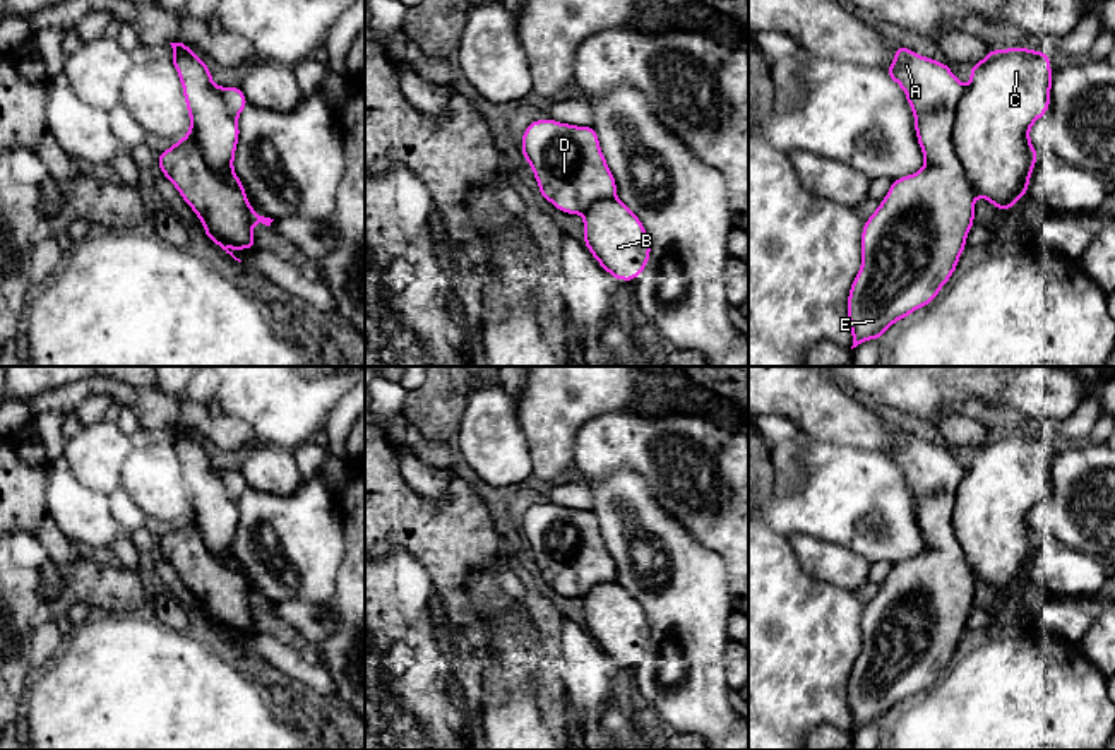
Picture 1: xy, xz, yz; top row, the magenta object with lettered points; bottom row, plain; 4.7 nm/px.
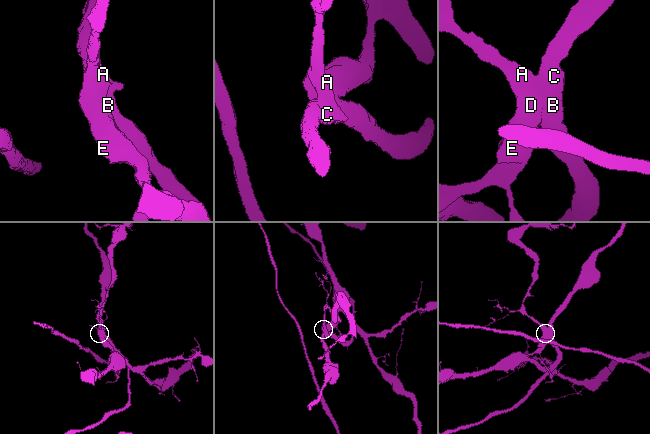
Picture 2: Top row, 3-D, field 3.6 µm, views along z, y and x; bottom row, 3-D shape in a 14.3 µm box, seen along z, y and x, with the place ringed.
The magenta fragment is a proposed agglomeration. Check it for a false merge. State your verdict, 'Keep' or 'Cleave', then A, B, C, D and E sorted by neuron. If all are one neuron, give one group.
Keep. Groups: A B C D E

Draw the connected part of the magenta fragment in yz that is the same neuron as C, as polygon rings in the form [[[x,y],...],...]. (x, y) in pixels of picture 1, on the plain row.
[[[903,428],[884,454],[897,466],[915,498],[916,522],[925,550],[897,562],[862,615],[862,652],[848,678],[848,705],[853,731],[880,723],[911,695],[935,683],[954,658],[975,606],[975,582],[980,579],[999,594],[1007,594],[1028,579],[1028,567],[1038,536],[1029,512],[1050,491],[1052,450],[1048,435],[1028,432],[990,433],[969,450],[971,467],[964,471],[952,454]]]

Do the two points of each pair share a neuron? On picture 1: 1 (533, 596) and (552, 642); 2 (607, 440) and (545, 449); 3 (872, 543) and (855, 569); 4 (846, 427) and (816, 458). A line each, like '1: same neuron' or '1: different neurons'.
1: same neuron
2: different neurons
3: different neurons
4: different neurons

